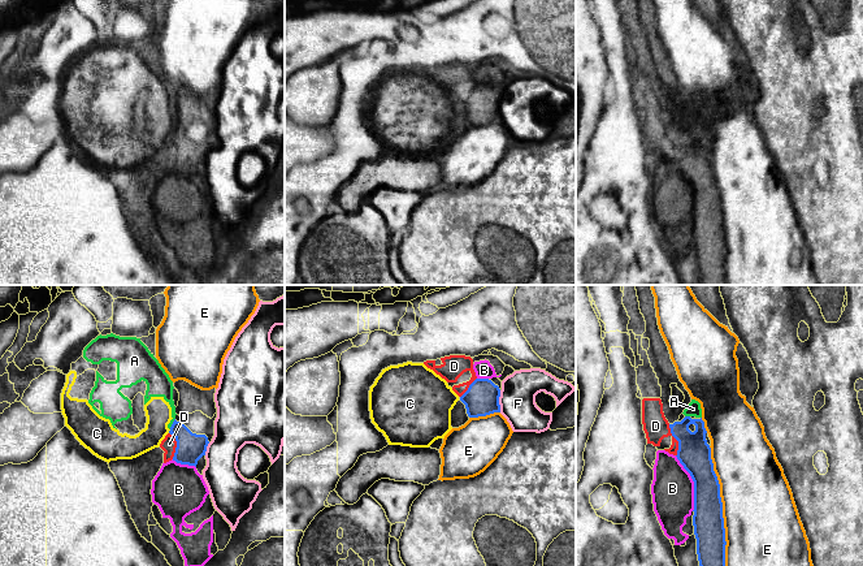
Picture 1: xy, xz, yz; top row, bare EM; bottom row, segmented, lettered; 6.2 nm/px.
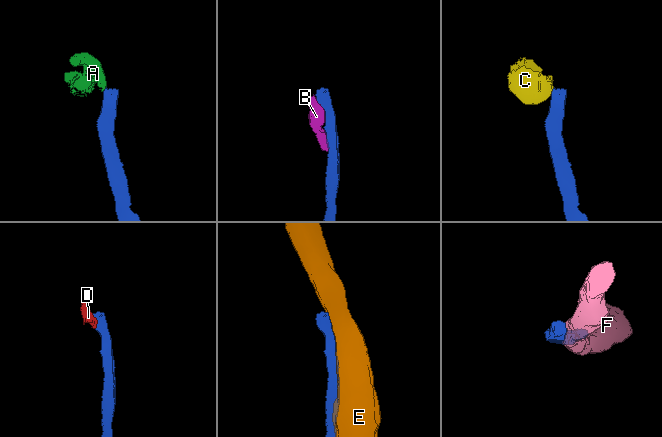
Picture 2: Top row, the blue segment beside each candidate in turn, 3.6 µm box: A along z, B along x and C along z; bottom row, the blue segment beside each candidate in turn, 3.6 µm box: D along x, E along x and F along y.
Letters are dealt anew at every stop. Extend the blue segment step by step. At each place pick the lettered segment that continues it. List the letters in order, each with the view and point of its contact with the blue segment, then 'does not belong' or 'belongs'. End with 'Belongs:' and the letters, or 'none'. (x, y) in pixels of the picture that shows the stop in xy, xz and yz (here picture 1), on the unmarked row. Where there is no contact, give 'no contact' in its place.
A: xy (173, 132) | does not belong
B: yz (694, 191) | does not belong
C: xy (169, 139) | does not belong
D: yz (676, 147) | does not belong
E: yz (721, 220) | does not belong
F: xz (498, 109) | does not belong
Belongs: none

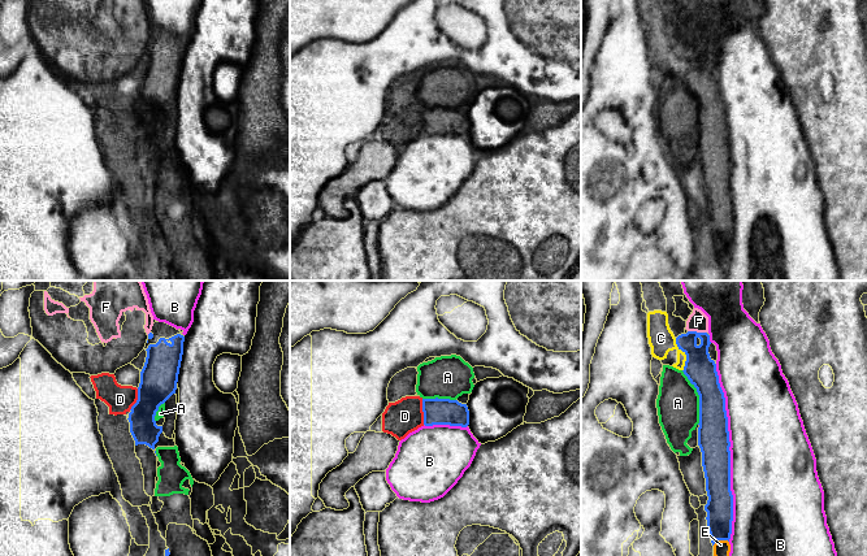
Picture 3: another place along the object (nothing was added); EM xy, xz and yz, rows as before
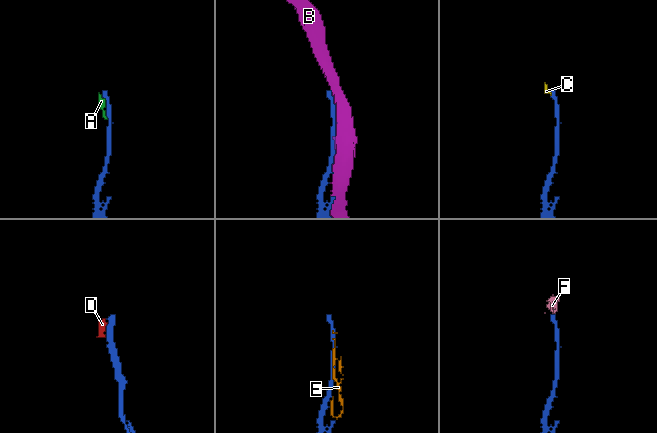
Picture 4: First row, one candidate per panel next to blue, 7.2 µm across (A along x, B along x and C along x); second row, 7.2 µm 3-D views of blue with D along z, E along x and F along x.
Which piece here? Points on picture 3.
A: yz (699, 107) | does not belong
B: yz (729, 161) | does not belong
C: yz (685, 63) | does not belong
D: xz (423, 120) | does not belong
E: yz (720, 248) | does not belong
F: yz (696, 40) | does not belong
Belongs: none

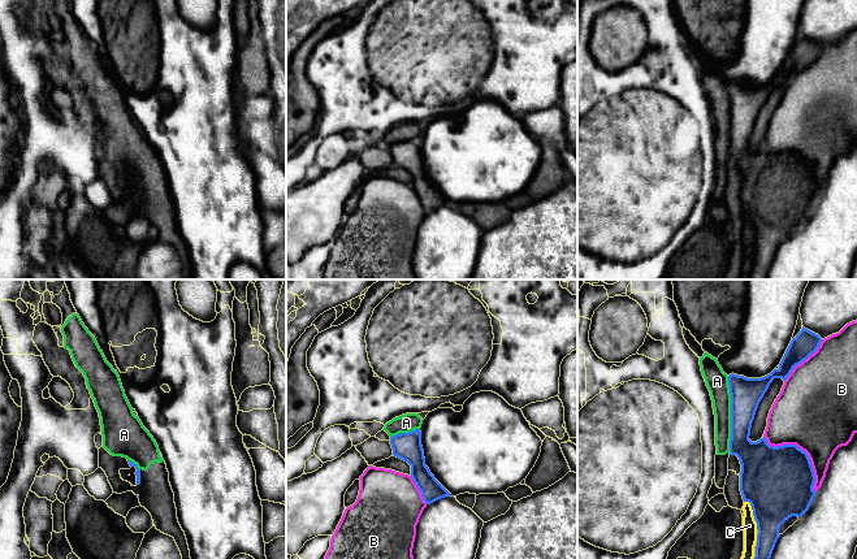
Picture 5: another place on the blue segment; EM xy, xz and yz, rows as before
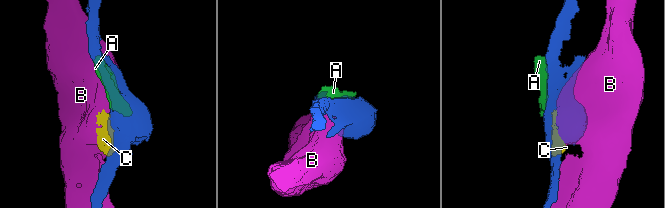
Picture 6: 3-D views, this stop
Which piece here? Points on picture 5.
A: yz (731, 122) | does not belong
B: yz (801, 159) | does not belong
C: yz (753, 222) | does not belong
Belongs: none

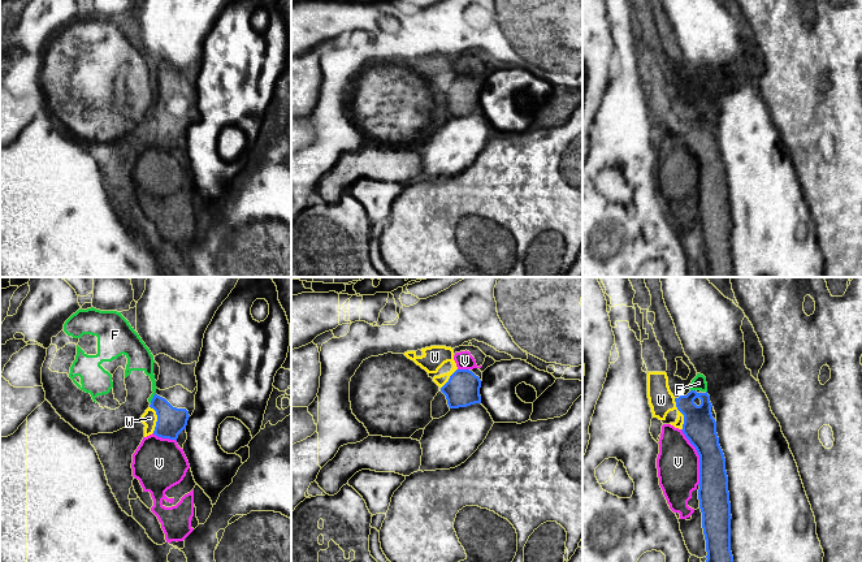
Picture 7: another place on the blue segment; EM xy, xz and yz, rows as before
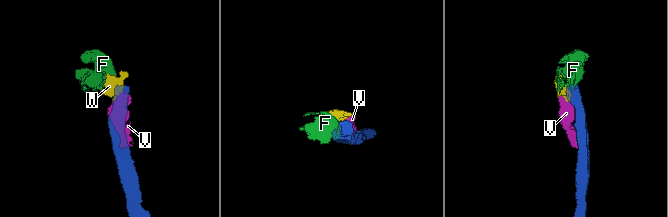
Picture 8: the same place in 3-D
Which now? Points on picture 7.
F: xy (154, 106) | does not belong
V: yz (700, 165) | does not belong
W: yz (681, 121) | does not belong
Belongs: none

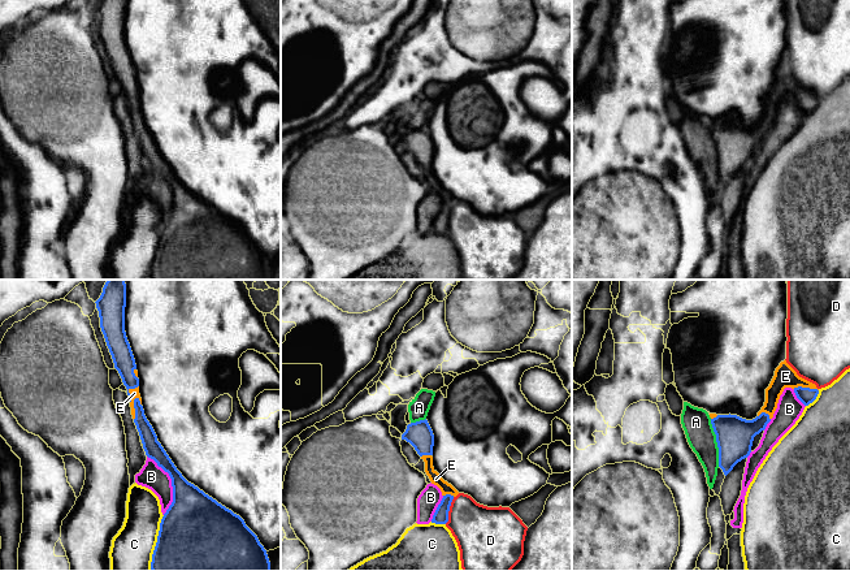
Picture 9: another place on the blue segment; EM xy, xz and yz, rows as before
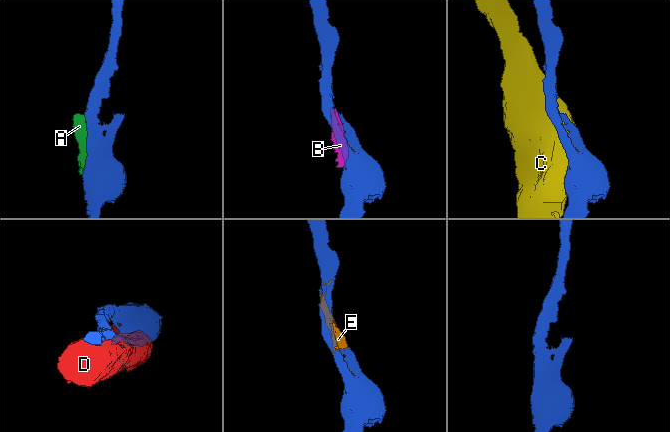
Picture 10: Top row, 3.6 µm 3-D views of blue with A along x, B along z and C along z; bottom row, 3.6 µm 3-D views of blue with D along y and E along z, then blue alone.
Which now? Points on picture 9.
A: yz (716, 150) | does not belong
B: xy (172, 193) | does not belong
C: xy (156, 251) | does not belong
D: xz (449, 219) | does not belong
E: xy (130, 109) | belongs
Belongs: E

